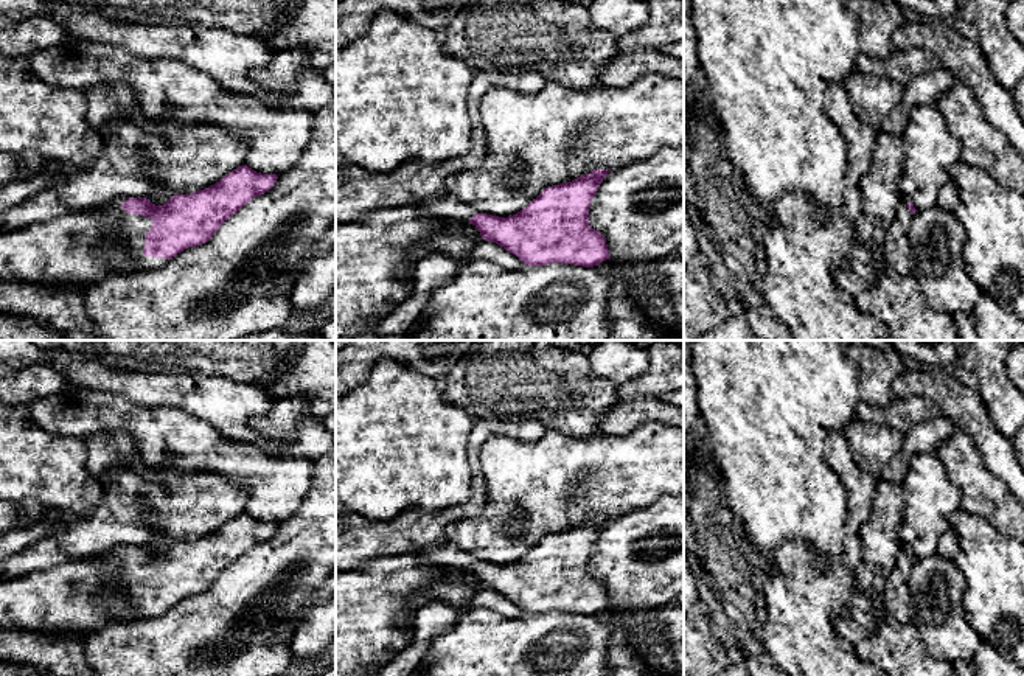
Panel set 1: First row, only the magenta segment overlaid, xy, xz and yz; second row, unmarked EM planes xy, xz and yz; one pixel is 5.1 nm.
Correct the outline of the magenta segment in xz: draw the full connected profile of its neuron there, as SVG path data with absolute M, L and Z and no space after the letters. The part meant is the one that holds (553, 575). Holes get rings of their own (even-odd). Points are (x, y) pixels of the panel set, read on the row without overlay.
M594 517L572 530L547 535L527 555L508 566L477 561L472 555L449 542L423 547L416 553L421 555L420 564L463 569L475 573L485 589L499 592L527 614L563 611L594 615L609 608L609 598L606 586L589 573L589 555L609 519Z

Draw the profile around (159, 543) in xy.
M151 530L151 533L151 539L145 545L155 553L163 553L174 544L174 541L171 541L163 533L158 533L155 530Z

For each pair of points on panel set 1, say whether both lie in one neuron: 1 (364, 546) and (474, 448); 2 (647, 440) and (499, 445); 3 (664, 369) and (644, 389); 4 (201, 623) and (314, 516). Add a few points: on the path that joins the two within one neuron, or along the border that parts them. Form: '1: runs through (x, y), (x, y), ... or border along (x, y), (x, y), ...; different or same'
1: runs through (404, 527), (463, 513), (477, 488); same
2: runs through (609, 457), (536, 457); same
3: runs through (659, 373), (648, 384); same
4: runs through (230, 605), (289, 546); same

